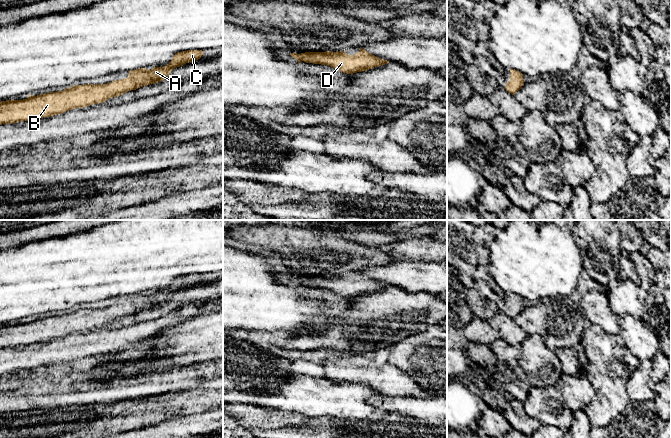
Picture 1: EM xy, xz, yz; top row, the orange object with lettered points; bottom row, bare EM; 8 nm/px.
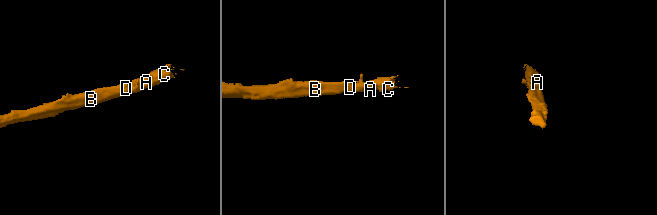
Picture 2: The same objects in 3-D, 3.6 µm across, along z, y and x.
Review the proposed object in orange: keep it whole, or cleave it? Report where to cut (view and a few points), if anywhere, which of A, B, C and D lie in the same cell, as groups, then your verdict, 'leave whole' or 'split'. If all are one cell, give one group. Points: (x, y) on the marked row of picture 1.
no cut | A B C D | leave whole

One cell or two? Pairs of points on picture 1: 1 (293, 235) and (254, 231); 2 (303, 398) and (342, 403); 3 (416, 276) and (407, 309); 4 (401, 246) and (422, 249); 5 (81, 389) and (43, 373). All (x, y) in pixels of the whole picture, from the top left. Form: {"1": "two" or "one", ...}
{"1": "one", "2": "one", "3": "two", "4": "one", "5": "two"}

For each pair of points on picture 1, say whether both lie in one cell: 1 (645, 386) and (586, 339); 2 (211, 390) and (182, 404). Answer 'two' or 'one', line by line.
1: two
2: one

